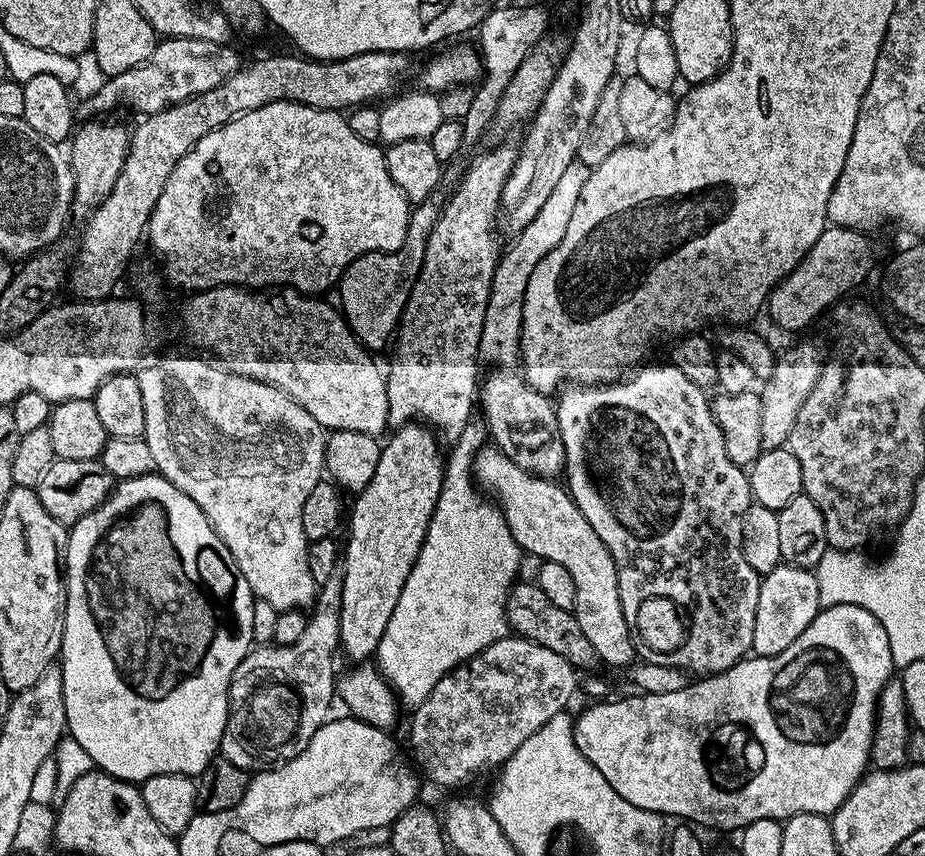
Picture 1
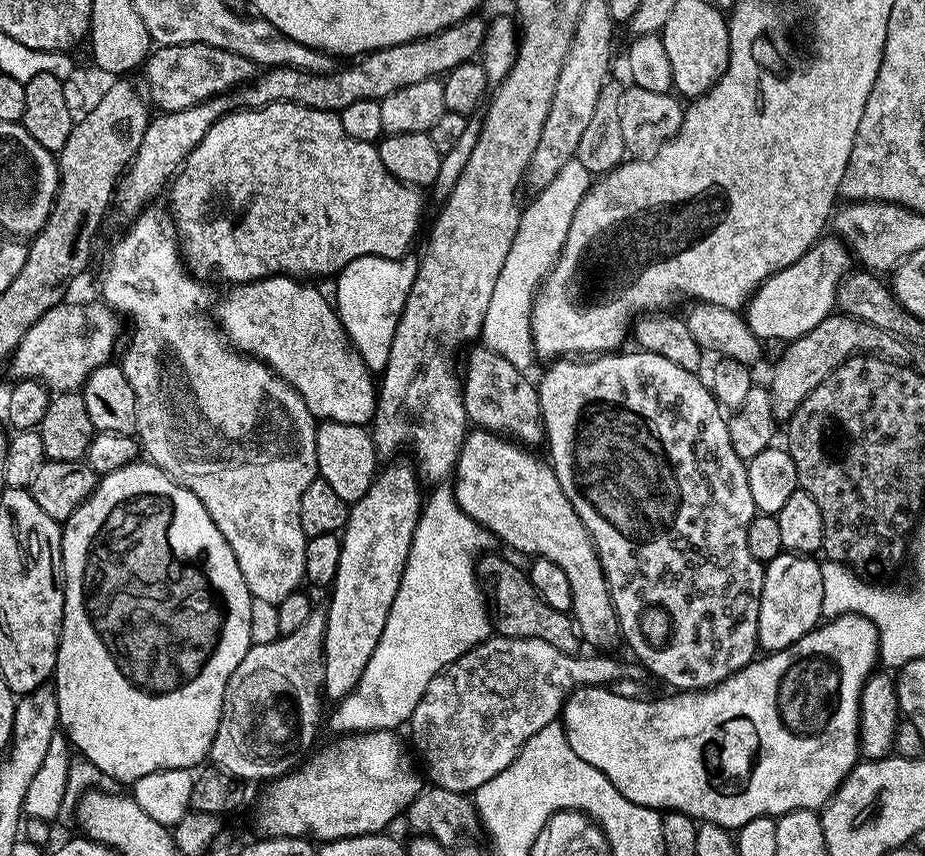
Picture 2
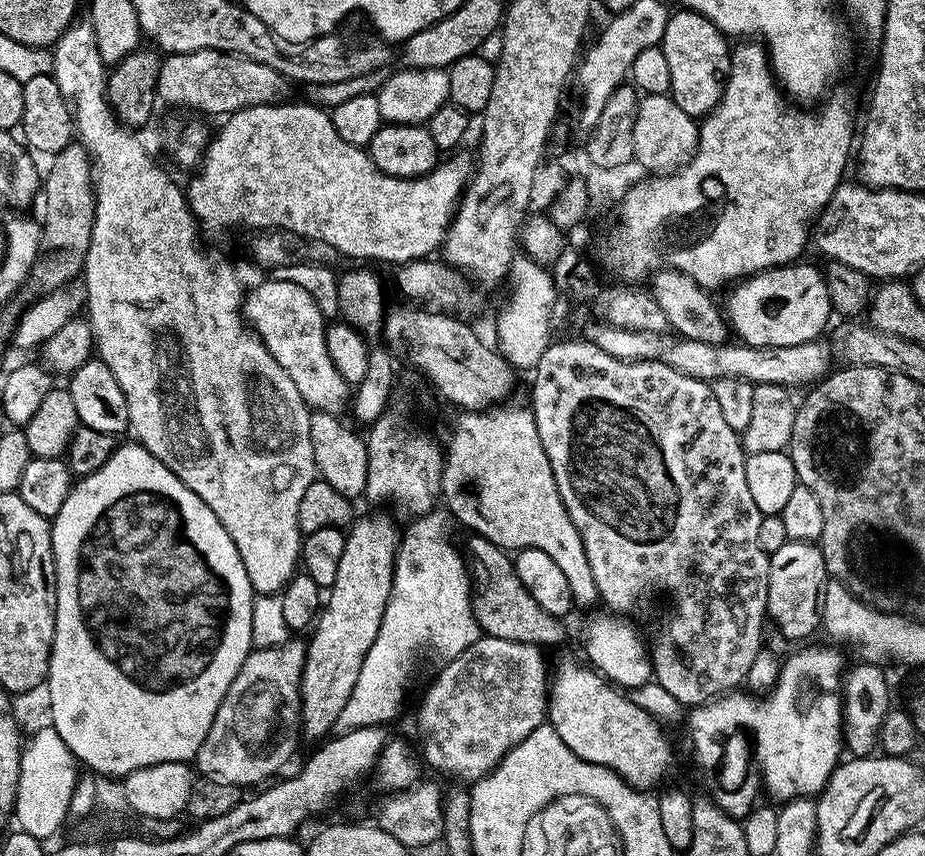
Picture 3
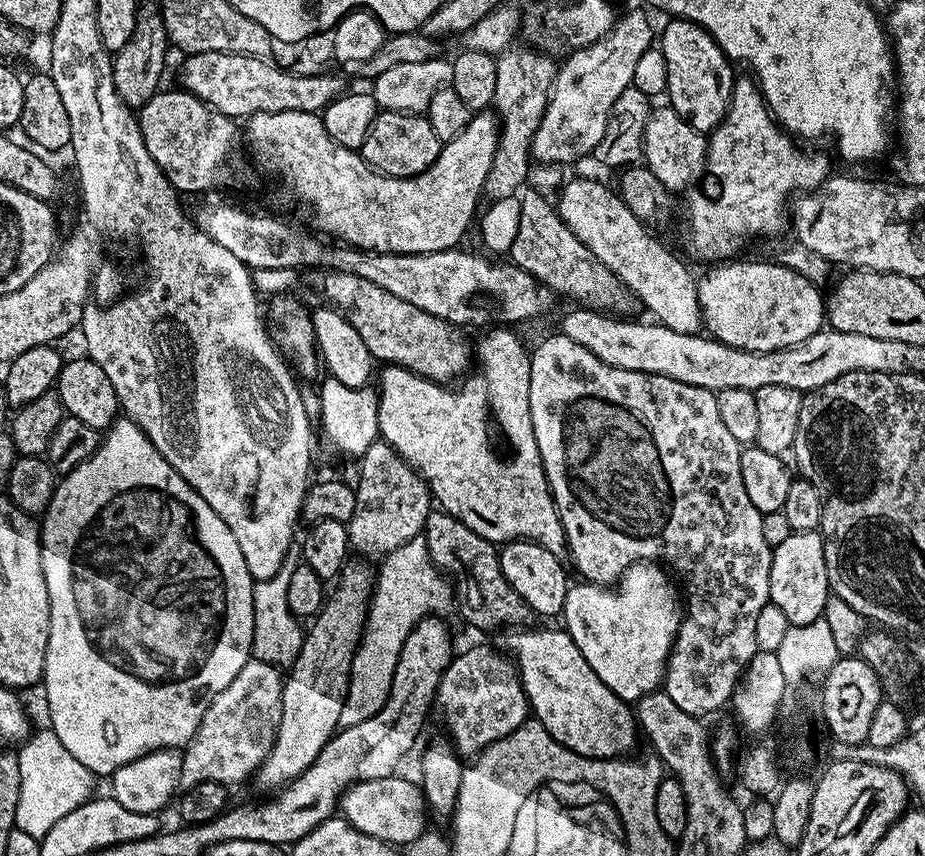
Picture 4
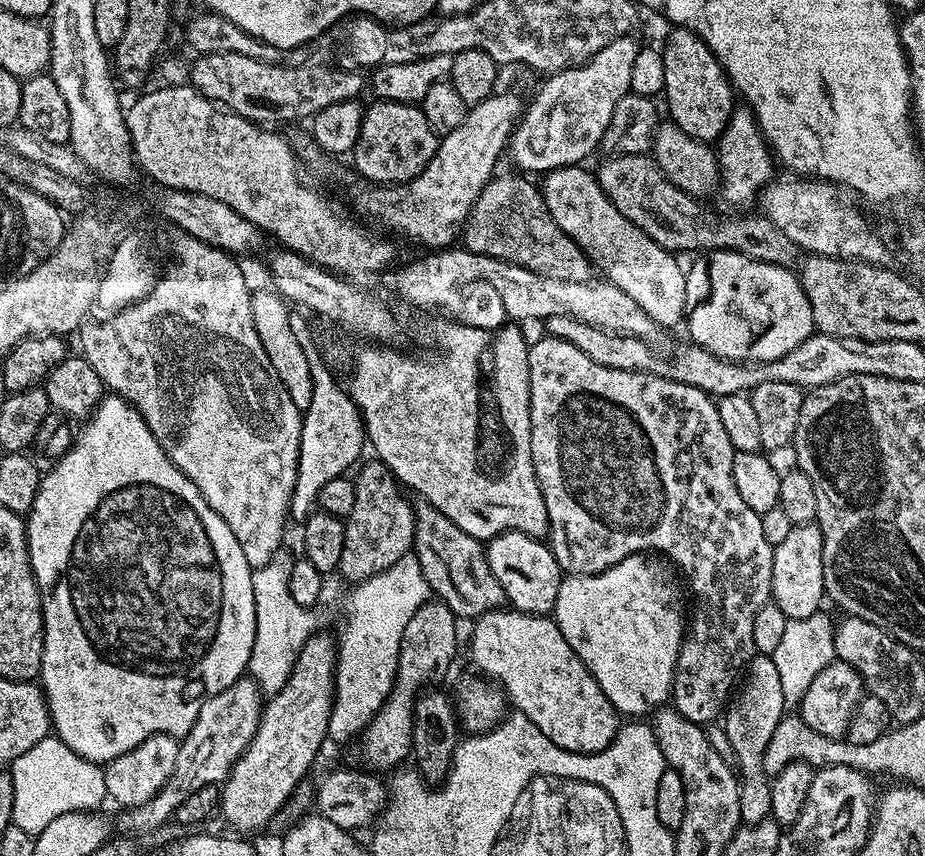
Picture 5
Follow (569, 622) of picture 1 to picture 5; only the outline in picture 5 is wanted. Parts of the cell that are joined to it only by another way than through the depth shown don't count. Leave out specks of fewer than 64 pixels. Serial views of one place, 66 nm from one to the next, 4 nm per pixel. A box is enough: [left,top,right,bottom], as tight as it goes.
[412,502,506,618]

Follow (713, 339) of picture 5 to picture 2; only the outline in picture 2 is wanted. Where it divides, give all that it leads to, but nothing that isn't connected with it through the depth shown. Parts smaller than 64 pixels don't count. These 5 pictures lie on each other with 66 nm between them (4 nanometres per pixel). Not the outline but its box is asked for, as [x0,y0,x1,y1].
[746,238,854,342]

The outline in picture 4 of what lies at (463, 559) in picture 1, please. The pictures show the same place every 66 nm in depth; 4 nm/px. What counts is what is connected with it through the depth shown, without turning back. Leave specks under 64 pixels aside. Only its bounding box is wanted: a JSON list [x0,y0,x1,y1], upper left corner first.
[341,535,454,725]

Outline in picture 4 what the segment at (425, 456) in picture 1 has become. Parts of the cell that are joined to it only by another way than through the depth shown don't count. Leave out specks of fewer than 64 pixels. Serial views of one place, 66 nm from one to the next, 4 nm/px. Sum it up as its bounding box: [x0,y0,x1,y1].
[254,562,374,794]

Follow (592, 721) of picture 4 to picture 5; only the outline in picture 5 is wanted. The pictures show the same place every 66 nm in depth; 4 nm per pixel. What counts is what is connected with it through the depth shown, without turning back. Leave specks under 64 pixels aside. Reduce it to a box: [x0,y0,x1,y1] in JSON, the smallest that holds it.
[468,610,622,752]

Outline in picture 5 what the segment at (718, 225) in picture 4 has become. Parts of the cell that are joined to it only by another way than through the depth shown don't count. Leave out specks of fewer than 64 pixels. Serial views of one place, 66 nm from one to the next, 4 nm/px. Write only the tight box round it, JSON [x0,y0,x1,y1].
[718,106,774,204]

